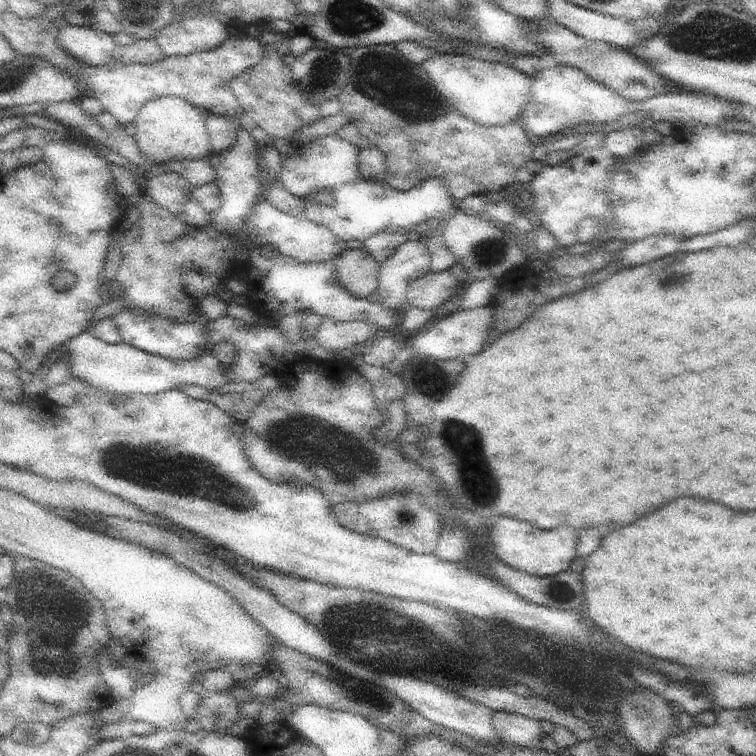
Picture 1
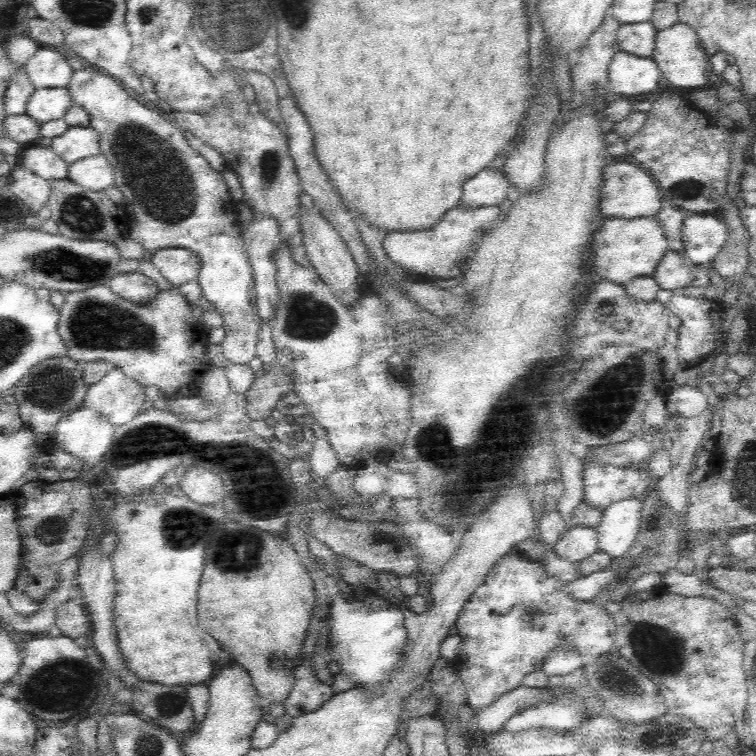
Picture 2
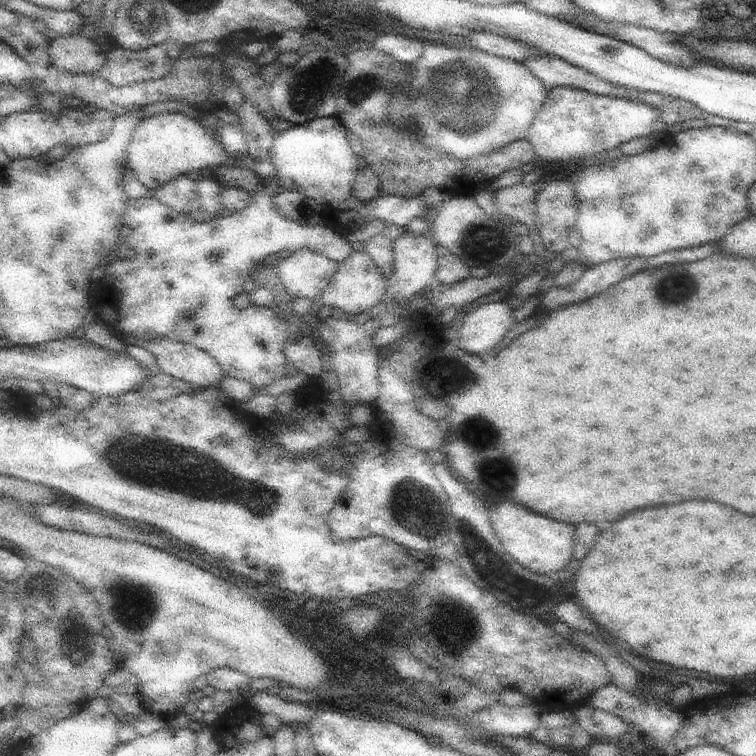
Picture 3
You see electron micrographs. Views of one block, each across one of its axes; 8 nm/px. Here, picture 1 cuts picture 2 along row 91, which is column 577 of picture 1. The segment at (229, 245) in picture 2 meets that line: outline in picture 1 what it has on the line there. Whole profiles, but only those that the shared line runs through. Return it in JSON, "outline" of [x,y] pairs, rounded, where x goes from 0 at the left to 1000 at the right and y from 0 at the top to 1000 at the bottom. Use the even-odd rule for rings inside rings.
{"outline":[[[738,83],[728,86],[728,90],[717,90],[702,106],[701,138],[690,151],[689,163],[709,187],[769,165],[783,165],[792,173],[816,173],[831,167],[845,167],[853,156],[862,156],[865,163],[886,161],[906,168],[913,168],[917,163],[955,167],[968,156],[979,159],[989,153],[989,147],[976,135],[963,135],[929,123],[884,122],[853,134],[836,135],[794,108],[783,106],[783,102],[775,101],[770,93]]]}

